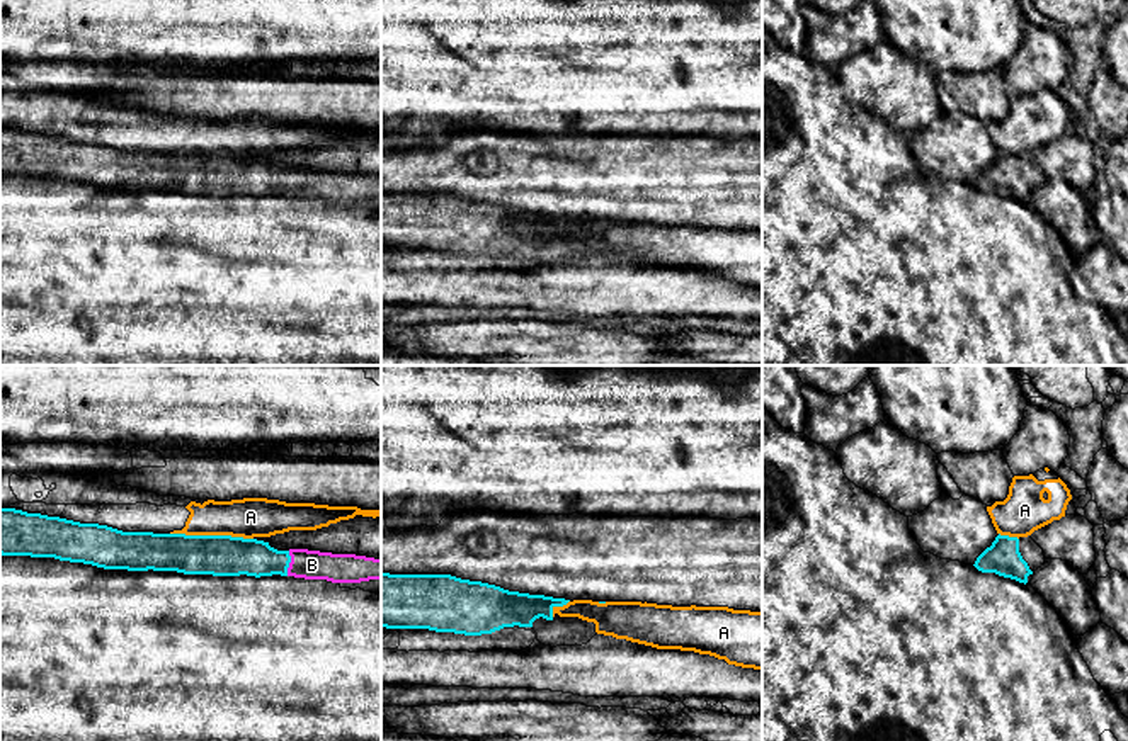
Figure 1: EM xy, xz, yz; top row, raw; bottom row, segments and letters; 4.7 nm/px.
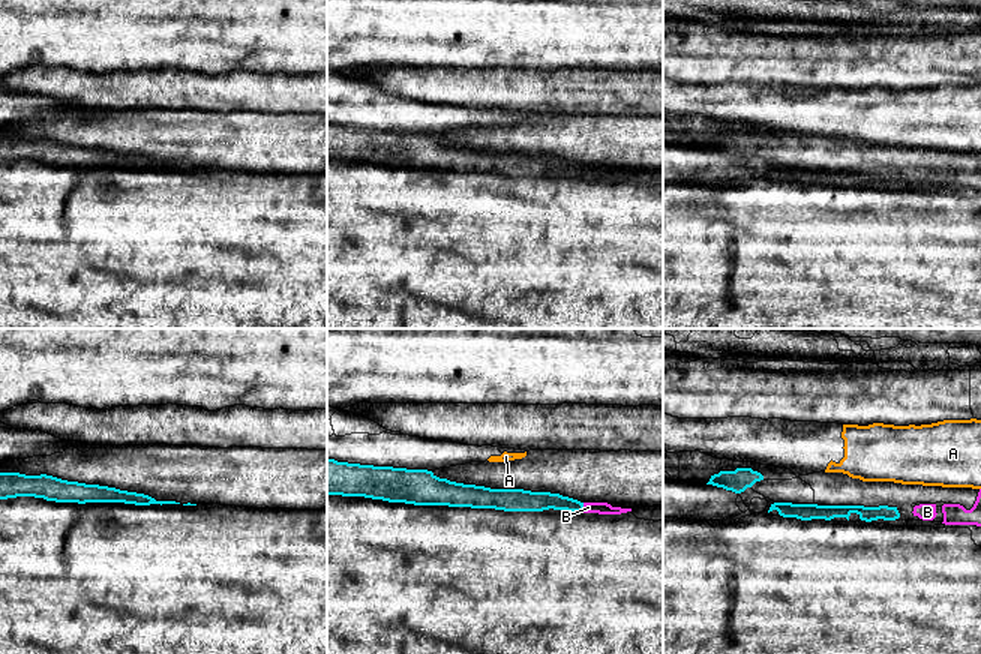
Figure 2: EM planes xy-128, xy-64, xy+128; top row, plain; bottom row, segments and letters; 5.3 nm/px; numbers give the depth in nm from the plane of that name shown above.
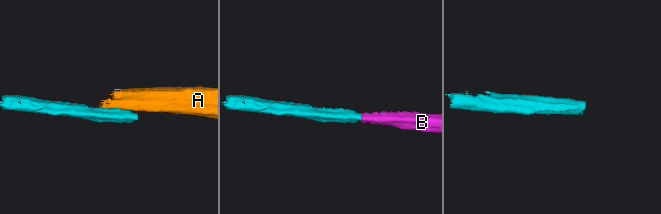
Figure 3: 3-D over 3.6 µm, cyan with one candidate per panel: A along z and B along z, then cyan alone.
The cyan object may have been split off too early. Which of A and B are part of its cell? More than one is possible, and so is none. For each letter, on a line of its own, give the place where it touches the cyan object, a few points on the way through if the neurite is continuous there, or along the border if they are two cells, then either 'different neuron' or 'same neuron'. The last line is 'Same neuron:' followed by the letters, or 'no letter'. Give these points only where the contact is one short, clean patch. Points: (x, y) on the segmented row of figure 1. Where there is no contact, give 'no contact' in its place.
A: contact xy (211, 536); border xy (170, 532), (230, 534), (252, 539); different neuron
B: contact xy (290, 561); way xy (237, 556), (290, 561), (312, 565); same neuron
Same neuron: B

